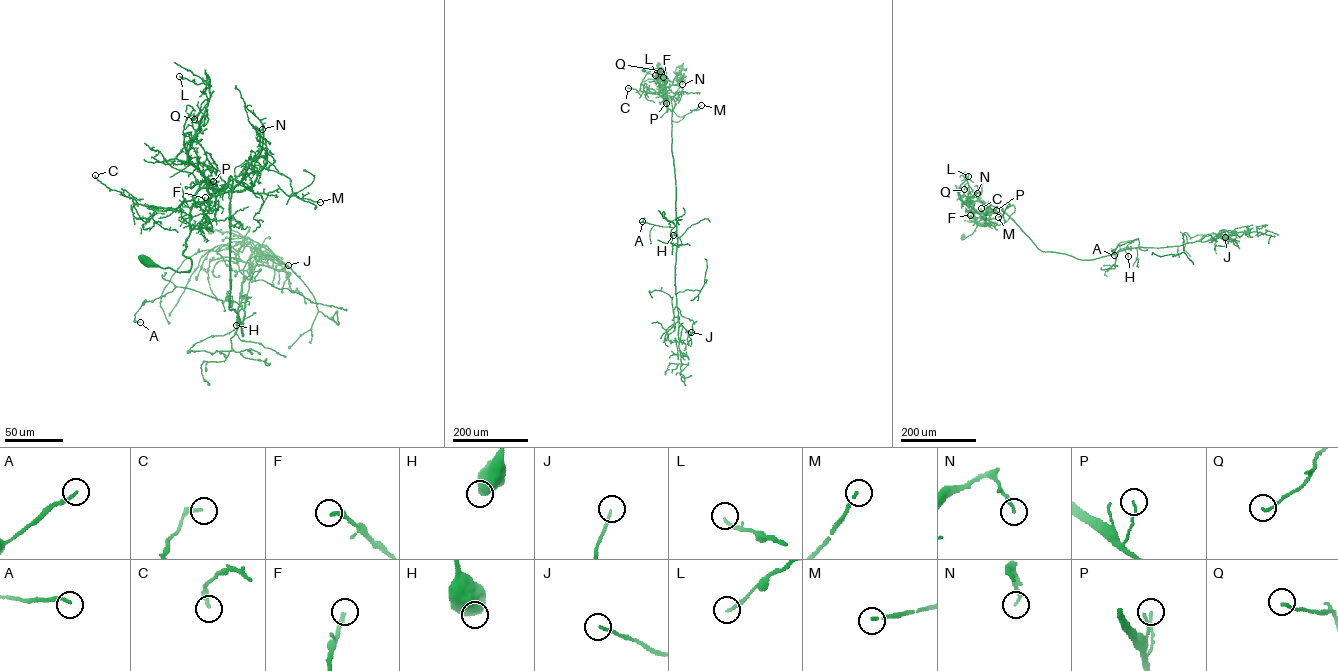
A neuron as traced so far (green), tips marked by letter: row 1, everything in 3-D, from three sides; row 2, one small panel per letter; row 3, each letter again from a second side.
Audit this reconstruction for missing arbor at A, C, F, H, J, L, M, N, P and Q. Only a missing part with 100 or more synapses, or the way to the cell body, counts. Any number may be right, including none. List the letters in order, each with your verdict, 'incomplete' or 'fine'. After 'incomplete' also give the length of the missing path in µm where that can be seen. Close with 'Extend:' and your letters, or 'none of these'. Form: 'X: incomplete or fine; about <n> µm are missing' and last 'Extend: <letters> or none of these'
A: fine
C: fine
F: fine
H: fine
J: fine
L: fine
M: incomplete; about 100 µm are missing
N: fine
P: fine
Q: fine
Extend: M

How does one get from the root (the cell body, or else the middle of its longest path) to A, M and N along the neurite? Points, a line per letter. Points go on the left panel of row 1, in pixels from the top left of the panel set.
A: (144, 260), (188, 271), (194, 197), (231, 176), (243, 335), (237, 302), (184, 287), (145, 301), (140, 322)
M: (144, 260), (188, 271), (196, 193), (224, 190), (231, 176), (230, 200), (255, 165), (320, 202)
N: (144, 260), (191, 268), (182, 254), (190, 207), (254, 182), (266, 160), (262, 129)

